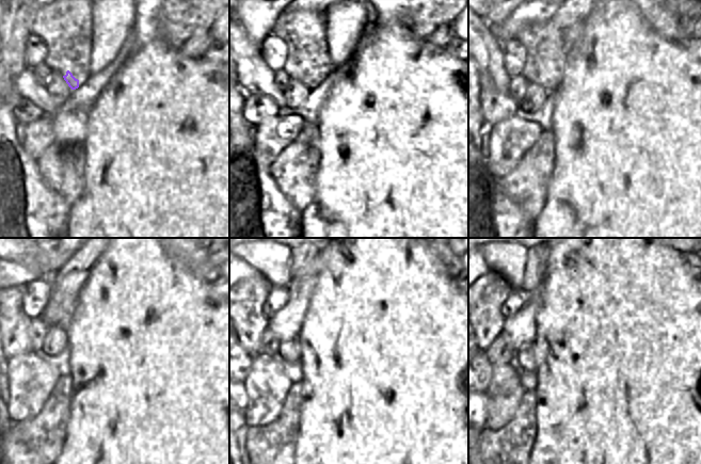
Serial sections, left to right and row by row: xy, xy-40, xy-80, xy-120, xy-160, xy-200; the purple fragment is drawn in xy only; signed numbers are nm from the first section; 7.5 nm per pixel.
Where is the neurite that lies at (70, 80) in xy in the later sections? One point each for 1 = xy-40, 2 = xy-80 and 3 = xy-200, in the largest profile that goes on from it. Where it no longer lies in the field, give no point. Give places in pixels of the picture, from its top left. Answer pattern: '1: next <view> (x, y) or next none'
1: next xy-40 (308, 80)
2: next xy-80 (546, 81)
3: next xy-200 (520, 330)

